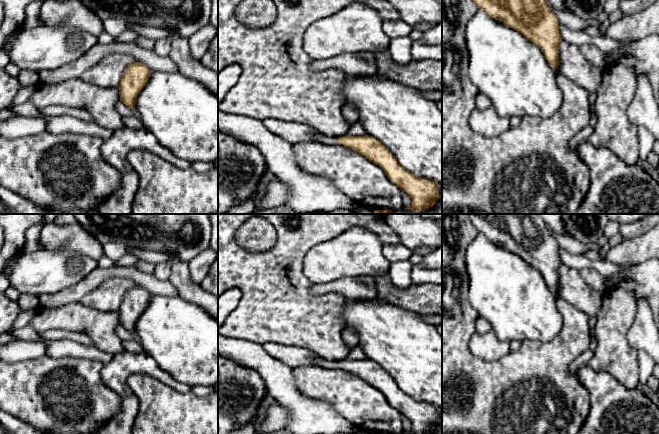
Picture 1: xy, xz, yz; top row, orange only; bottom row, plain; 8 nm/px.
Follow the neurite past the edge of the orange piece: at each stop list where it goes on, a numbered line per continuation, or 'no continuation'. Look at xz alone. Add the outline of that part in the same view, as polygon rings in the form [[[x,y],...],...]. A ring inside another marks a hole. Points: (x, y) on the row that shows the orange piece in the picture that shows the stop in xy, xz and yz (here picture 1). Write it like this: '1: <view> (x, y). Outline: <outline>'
1: xz (323, 139). Outline: [[[315,134],[313,141],[331,145],[331,144],[336,144],[337,143],[337,138],[336,137],[328,137],[328,136],[324,136],[324,135]]]

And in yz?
no continuation

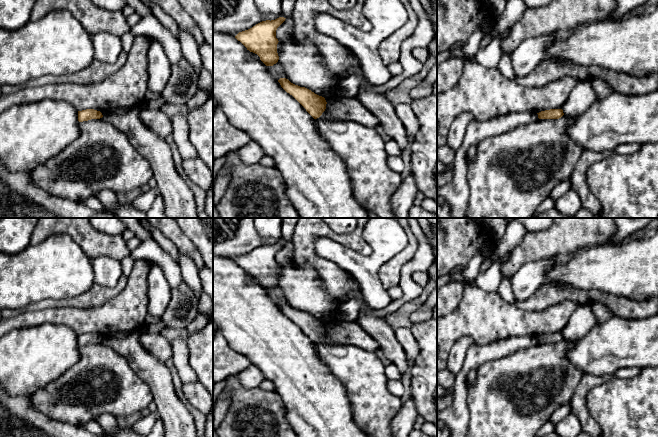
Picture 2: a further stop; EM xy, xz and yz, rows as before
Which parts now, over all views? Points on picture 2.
no continuation

